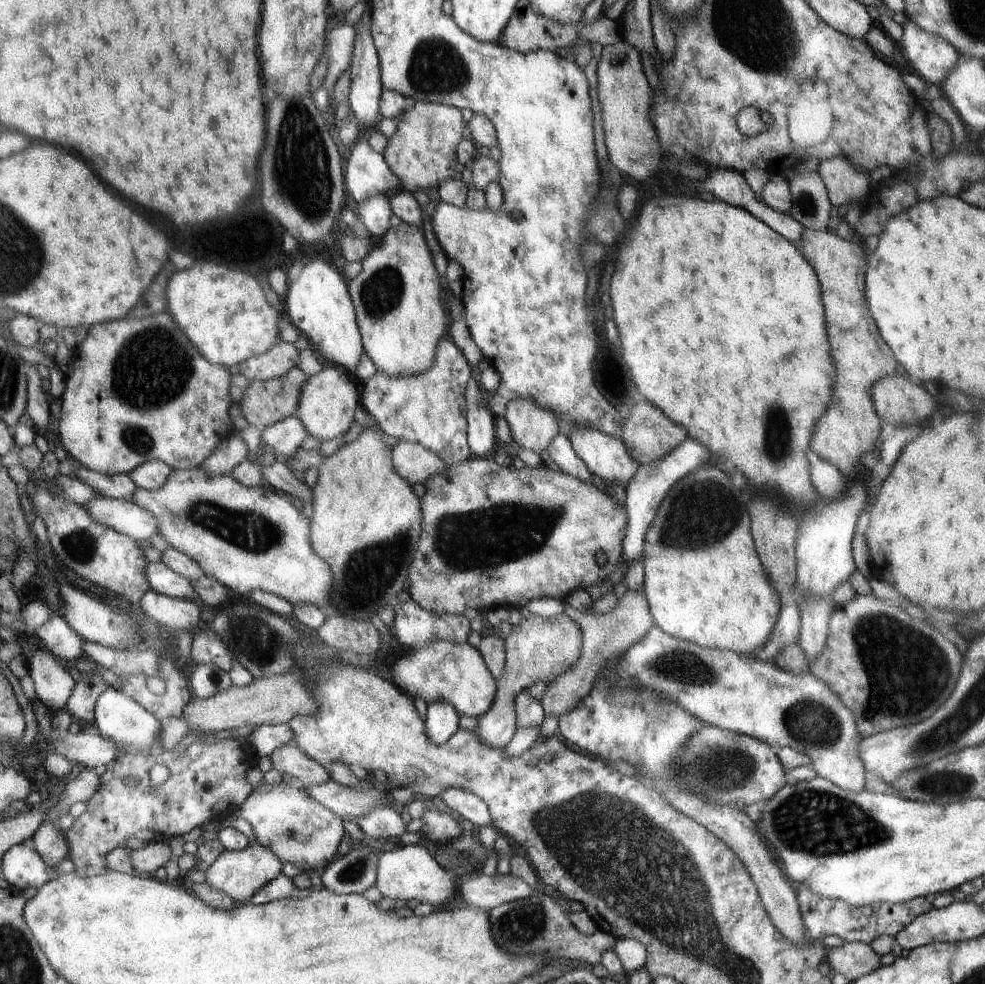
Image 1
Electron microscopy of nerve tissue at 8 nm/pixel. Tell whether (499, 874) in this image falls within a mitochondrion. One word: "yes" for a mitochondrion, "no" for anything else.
no

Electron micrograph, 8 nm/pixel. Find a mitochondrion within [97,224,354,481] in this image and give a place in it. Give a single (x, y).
(153, 355)

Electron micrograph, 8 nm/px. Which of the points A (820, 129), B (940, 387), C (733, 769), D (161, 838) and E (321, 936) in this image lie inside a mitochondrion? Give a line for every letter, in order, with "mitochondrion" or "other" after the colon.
A: other
B: other
C: mitochondrion
D: other
E: other

